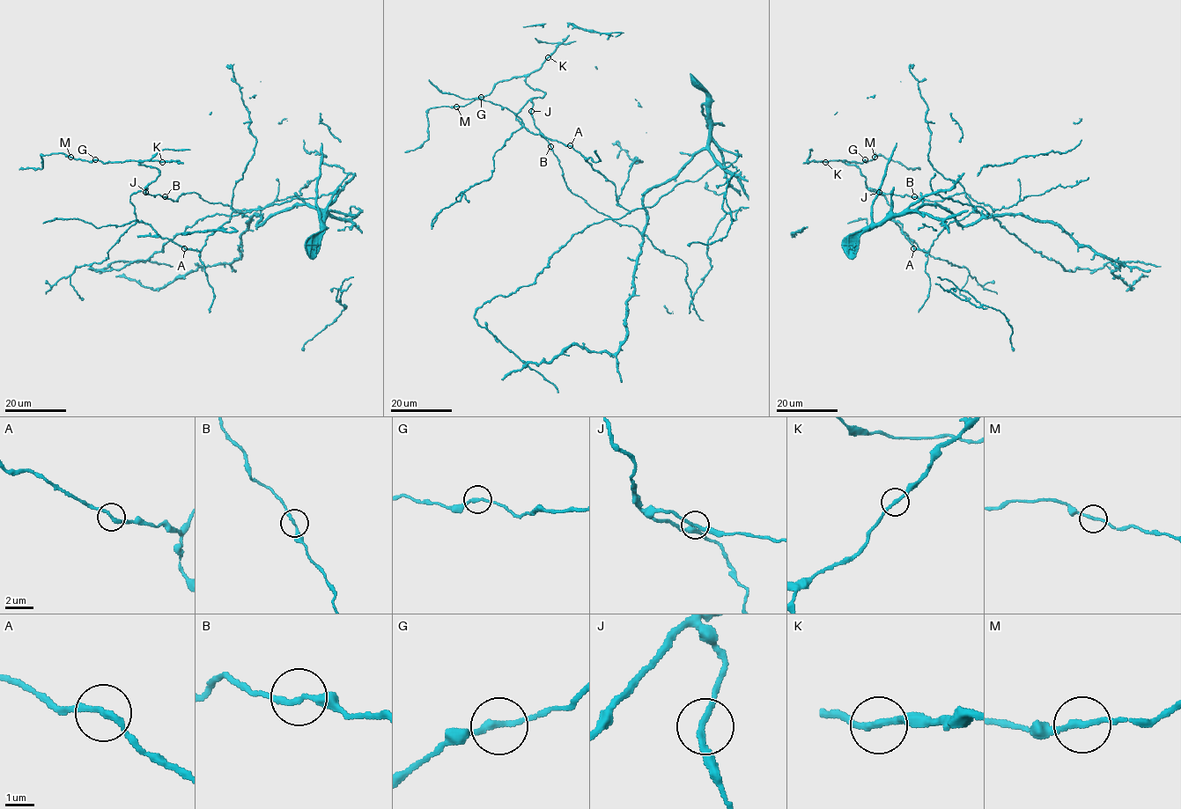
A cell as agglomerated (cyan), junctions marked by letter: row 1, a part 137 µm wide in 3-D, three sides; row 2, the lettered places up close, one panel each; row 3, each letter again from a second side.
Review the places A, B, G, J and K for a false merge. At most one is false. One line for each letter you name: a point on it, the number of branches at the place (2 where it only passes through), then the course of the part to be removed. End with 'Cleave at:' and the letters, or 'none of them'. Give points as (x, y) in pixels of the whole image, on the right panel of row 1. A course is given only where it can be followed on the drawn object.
Cleave at: none of them

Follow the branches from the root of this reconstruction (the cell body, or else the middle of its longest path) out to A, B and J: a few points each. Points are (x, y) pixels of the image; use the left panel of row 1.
A: (250, 211), (233, 212), (229, 221), (207, 237), (200, 251), (184, 248)
B: (250, 211), (233, 212), (200, 251), (188, 249), (136, 218), (133, 194), (147, 188), (165, 196)
J: (250, 211), (233, 212), (200, 251), (188, 249), (136, 220), (130, 195), (147, 188), (145, 192)

